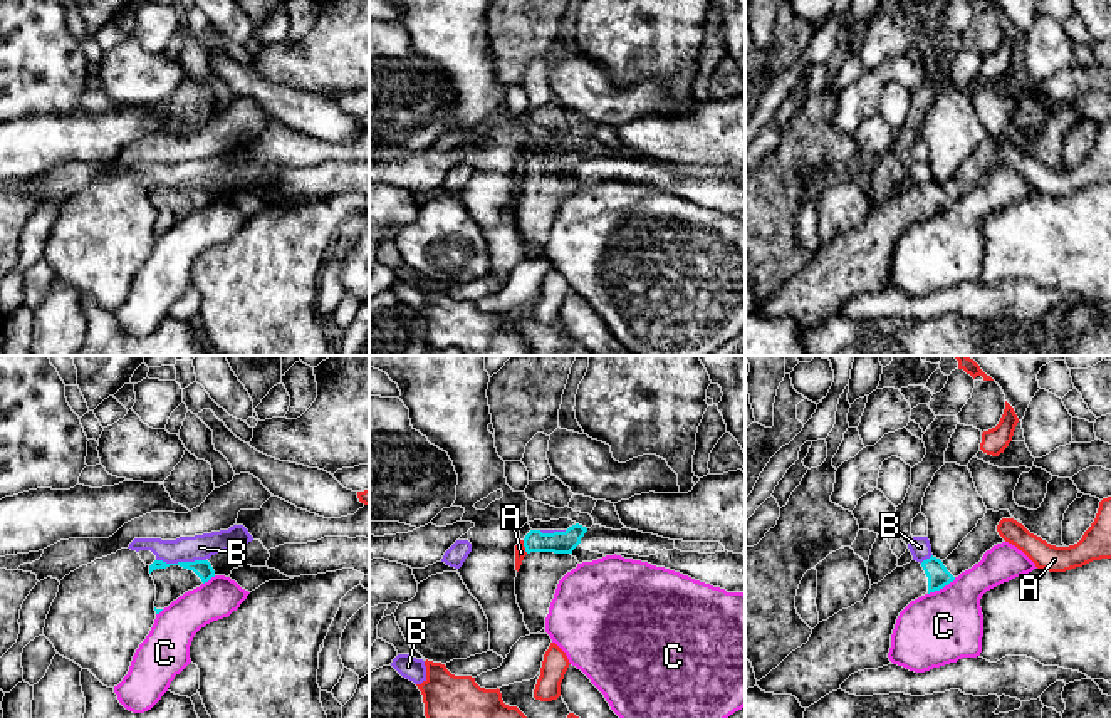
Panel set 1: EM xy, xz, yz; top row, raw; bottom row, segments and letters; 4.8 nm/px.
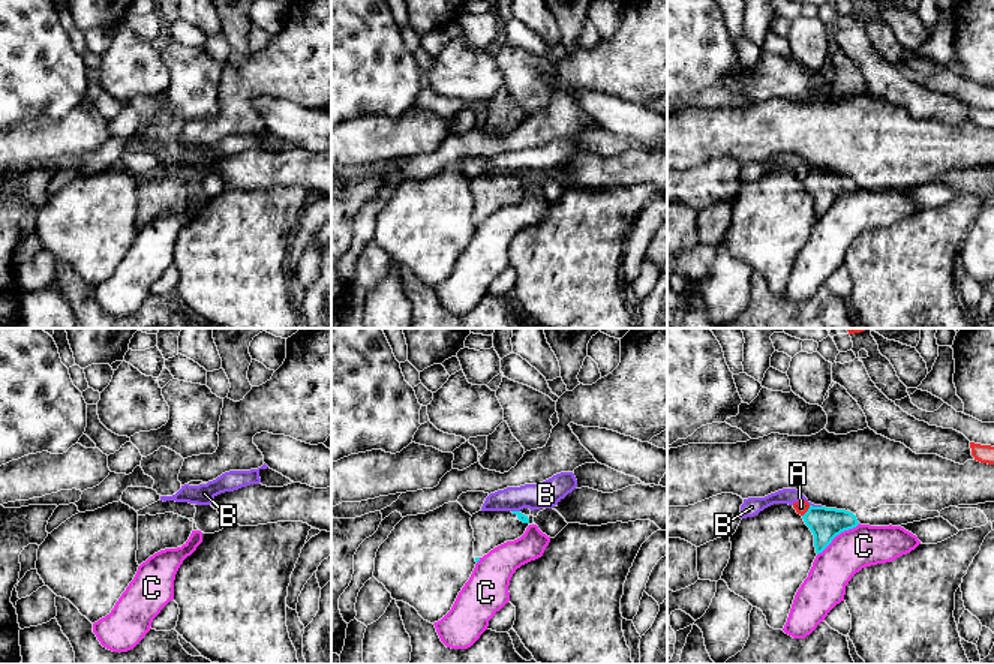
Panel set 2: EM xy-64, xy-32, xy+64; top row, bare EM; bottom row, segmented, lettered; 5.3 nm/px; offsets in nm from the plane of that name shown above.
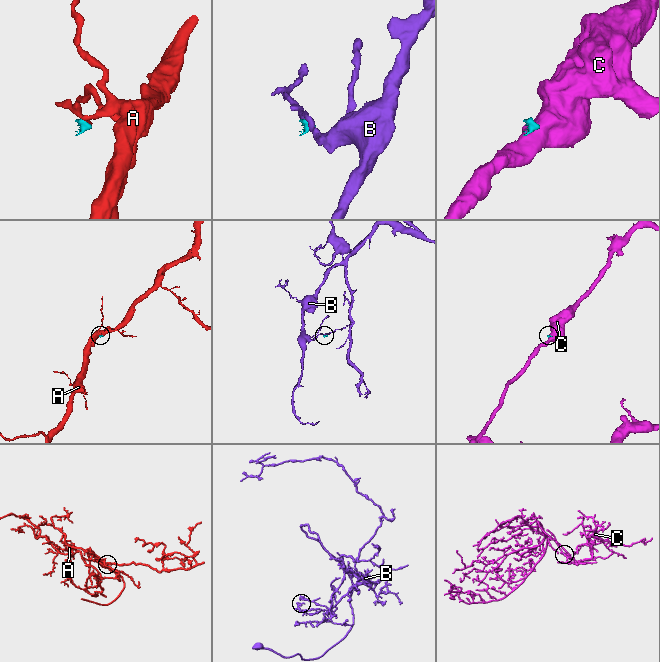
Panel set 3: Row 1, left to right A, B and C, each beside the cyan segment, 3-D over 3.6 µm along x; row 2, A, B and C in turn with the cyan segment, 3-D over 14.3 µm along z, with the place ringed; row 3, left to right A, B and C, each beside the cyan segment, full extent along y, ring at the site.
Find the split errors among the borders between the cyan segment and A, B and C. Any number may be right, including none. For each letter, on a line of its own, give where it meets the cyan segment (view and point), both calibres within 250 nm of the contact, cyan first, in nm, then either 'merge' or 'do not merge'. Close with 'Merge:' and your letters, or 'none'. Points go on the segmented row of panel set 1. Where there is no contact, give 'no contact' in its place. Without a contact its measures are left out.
A: xz (524, 546) | 110/50 nm | do not merge
B: xy (182, 562) | 90/130 nm | do not merge
C: yz (942, 587) | 100/340 nm | do not merge
Merge: none

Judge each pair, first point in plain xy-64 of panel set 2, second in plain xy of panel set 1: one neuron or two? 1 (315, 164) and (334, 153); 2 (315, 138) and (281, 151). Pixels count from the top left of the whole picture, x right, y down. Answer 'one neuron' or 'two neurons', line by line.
1: two neurons
2: two neurons

